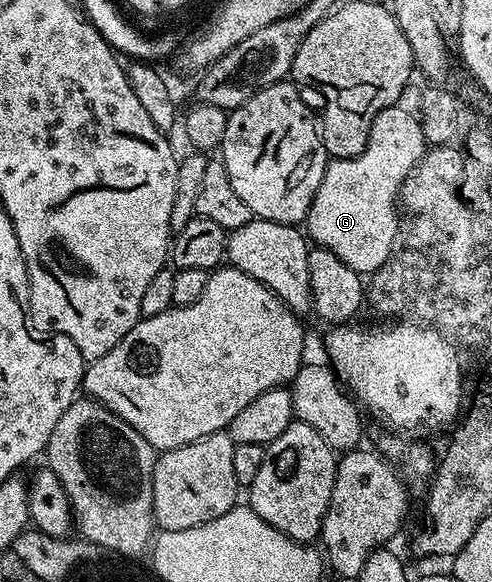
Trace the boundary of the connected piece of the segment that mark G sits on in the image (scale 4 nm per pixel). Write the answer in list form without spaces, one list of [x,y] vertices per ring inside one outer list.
[[[397,105],[386,107],[380,113],[376,113],[374,115],[374,120],[372,121],[370,140],[366,142],[366,148],[356,157],[352,157],[351,159],[330,159],[329,162],[327,162],[326,168],[324,169],[324,177],[320,181],[320,189],[316,189],[316,197],[312,197],[312,205],[308,209],[308,213],[306,214],[306,218],[304,220],[305,234],[309,236],[309,238],[313,240],[317,246],[328,249],[332,253],[336,253],[336,257],[340,257],[340,261],[344,261],[344,265],[348,265],[348,269],[357,271],[358,274],[363,277],[373,275],[374,272],[381,269],[384,264],[391,262],[393,255],[390,254],[393,253],[394,242],[398,239],[398,211],[400,215],[398,202],[400,199],[402,184],[405,183],[408,176],[413,173],[415,167],[418,166],[419,161],[422,160],[422,157],[426,154],[427,150],[428,144],[426,142],[425,135],[422,132],[422,124],[419,122],[418,115],[406,113]]]

